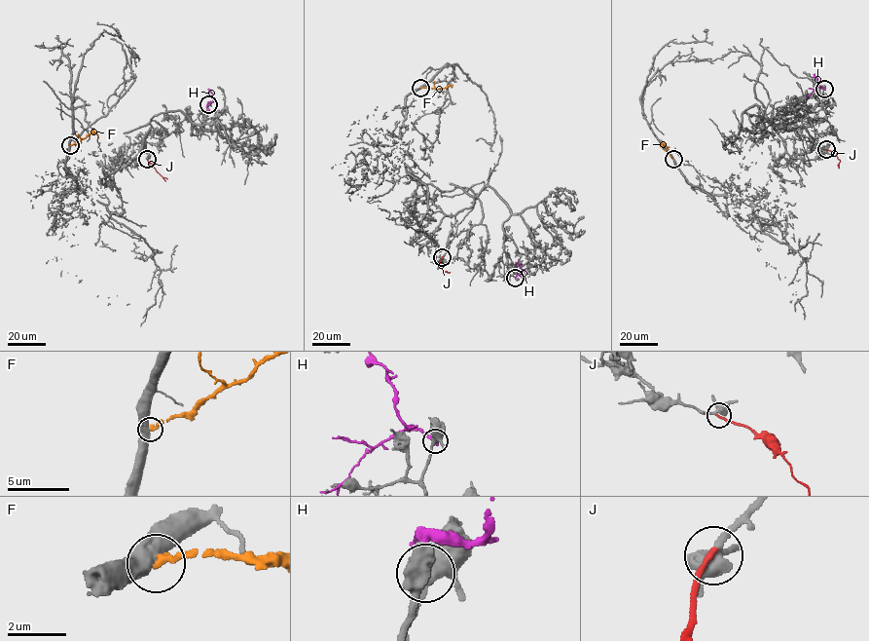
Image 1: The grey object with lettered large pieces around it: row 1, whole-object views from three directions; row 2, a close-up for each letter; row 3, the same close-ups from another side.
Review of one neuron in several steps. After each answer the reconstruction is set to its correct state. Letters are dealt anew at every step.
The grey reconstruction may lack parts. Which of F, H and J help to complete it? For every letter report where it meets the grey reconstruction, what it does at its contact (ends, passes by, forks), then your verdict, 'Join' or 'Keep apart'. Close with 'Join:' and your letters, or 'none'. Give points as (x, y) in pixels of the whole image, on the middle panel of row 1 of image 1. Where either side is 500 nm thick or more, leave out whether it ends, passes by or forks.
F: Touches grey at (420, 88). Keep apart
H: Touches grey at (515, 278). It ends there. Keep apart
J: Touches grey at (442, 257). It ends there. Join
Join: J

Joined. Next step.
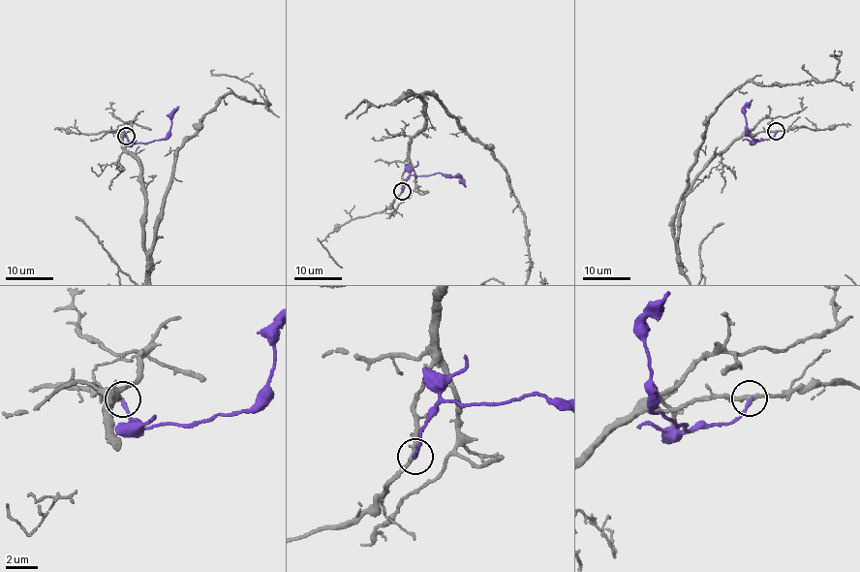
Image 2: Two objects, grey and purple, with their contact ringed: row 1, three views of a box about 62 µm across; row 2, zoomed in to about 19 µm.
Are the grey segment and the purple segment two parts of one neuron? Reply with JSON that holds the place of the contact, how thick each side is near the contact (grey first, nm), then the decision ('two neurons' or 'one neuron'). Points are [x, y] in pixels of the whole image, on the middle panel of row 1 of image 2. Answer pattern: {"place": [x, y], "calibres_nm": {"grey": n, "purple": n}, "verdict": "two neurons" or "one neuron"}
{"place": [402, 191], "calibres_nm": {"grey": 260, "purple": 240}, "verdict": "two neurons"}

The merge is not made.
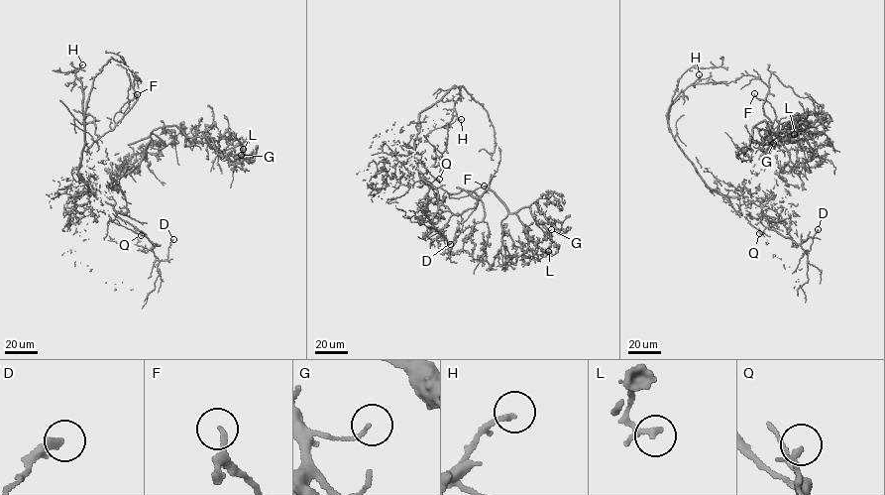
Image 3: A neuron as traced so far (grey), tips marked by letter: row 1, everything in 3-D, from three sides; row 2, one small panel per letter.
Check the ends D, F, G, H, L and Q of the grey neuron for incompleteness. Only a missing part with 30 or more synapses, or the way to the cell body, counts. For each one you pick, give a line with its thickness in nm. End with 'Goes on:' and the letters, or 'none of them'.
Goes on: none of them

